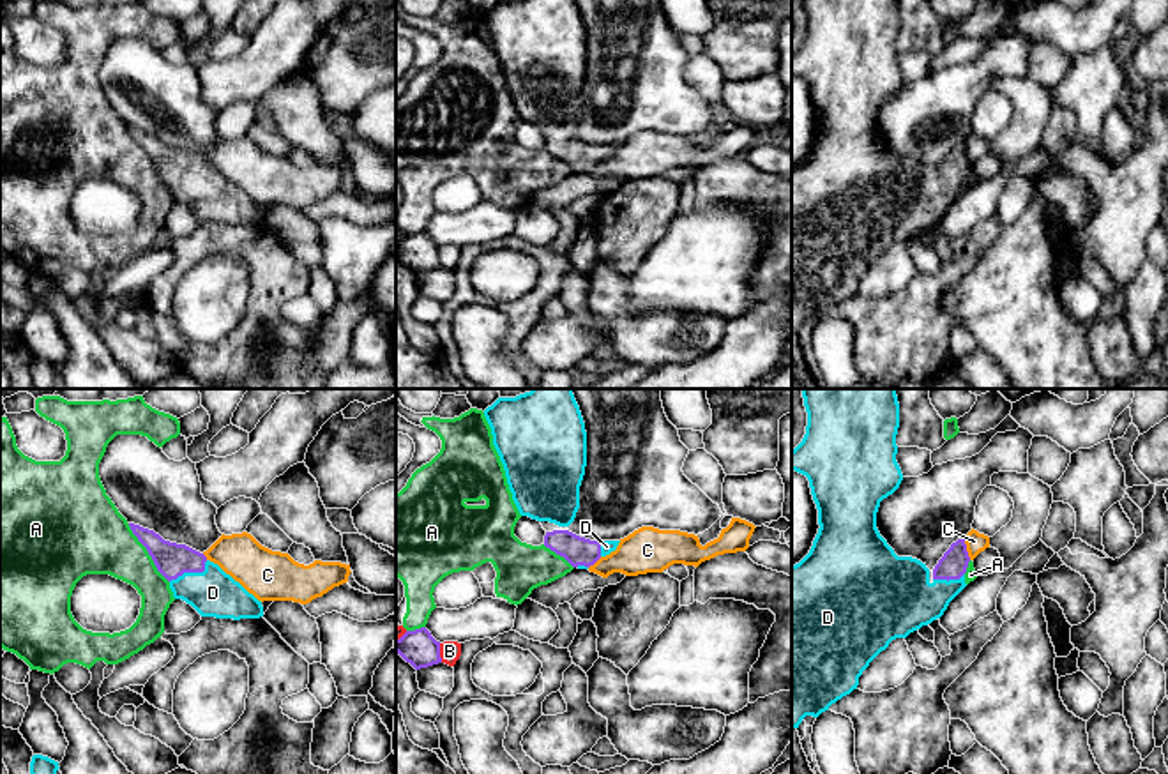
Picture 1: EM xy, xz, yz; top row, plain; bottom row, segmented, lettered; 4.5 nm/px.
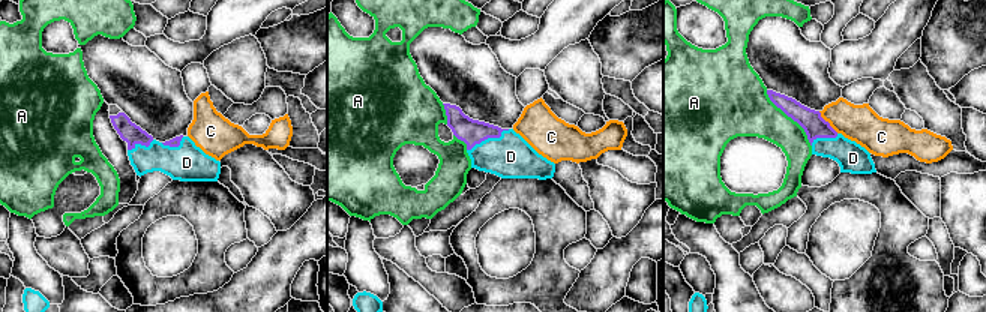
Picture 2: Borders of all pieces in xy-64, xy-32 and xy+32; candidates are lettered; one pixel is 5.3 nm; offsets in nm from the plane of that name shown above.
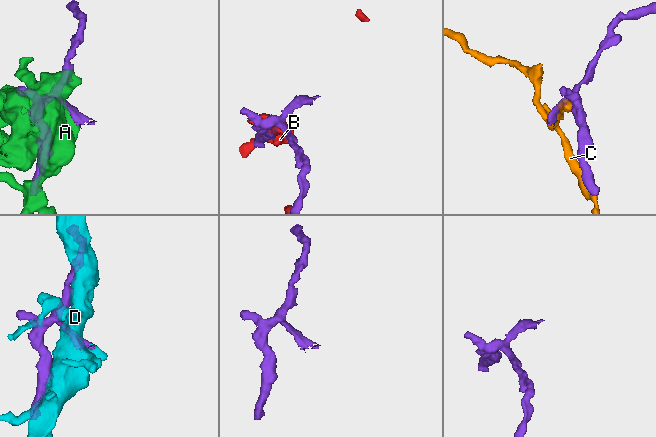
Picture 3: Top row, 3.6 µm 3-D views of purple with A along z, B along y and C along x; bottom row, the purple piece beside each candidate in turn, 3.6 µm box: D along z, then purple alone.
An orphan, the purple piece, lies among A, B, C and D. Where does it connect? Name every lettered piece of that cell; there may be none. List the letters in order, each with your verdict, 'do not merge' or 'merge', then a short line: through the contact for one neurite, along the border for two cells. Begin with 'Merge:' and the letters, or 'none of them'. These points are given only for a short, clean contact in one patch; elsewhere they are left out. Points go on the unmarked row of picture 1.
Merge: D
A: do not merge
B: do not merge
C: do not merge
D: merge; line xy (172, 165), (191, 175), (212, 197)

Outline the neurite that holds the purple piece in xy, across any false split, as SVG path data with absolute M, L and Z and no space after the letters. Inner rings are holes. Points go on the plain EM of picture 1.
M129 127L129 131L147 152L157 175L170 186L175 203L186 205L201 221L233 224L263 221L262 205L203 157L164 145L140 129Z

